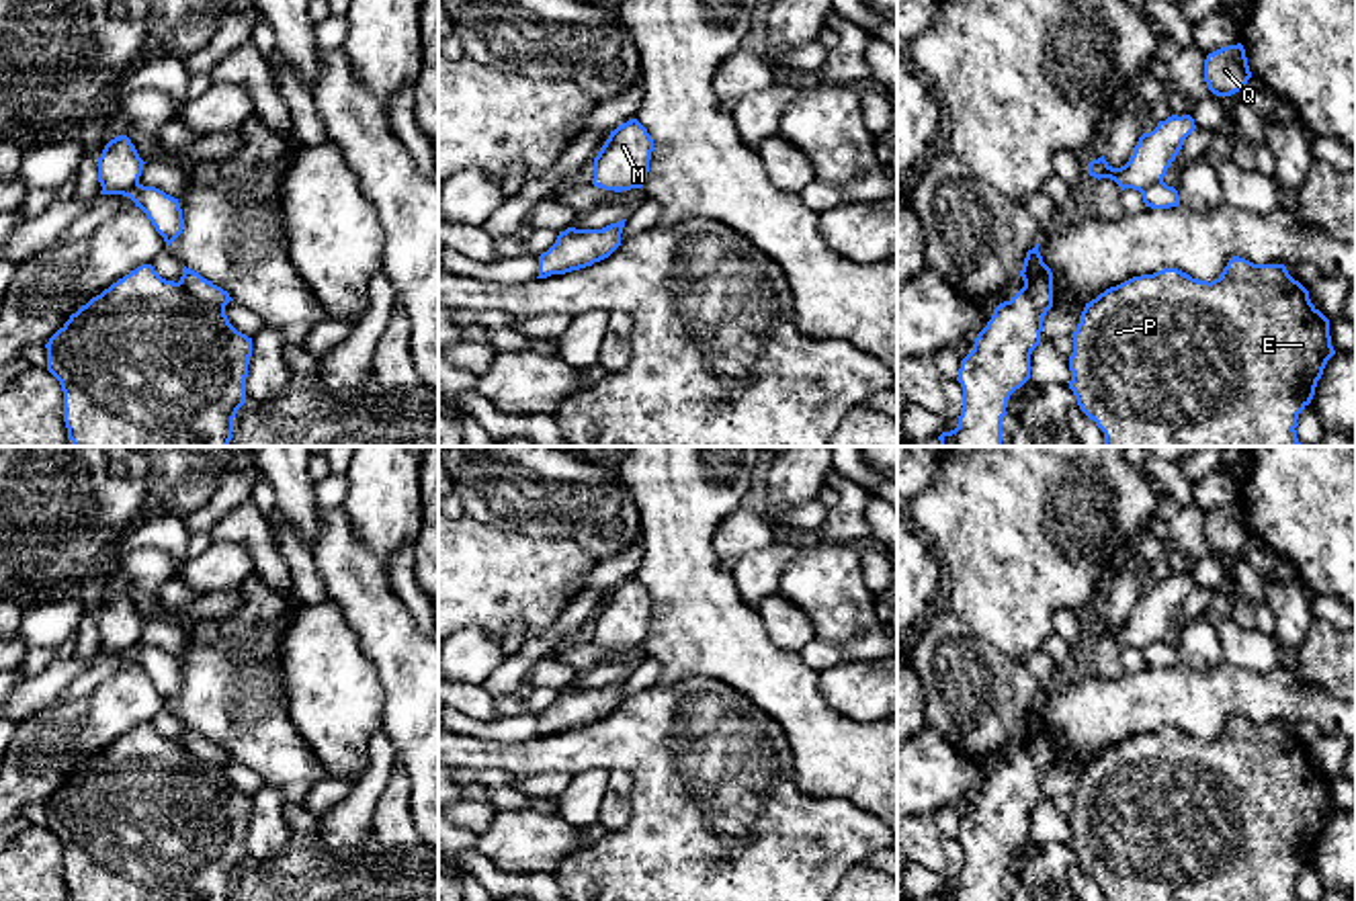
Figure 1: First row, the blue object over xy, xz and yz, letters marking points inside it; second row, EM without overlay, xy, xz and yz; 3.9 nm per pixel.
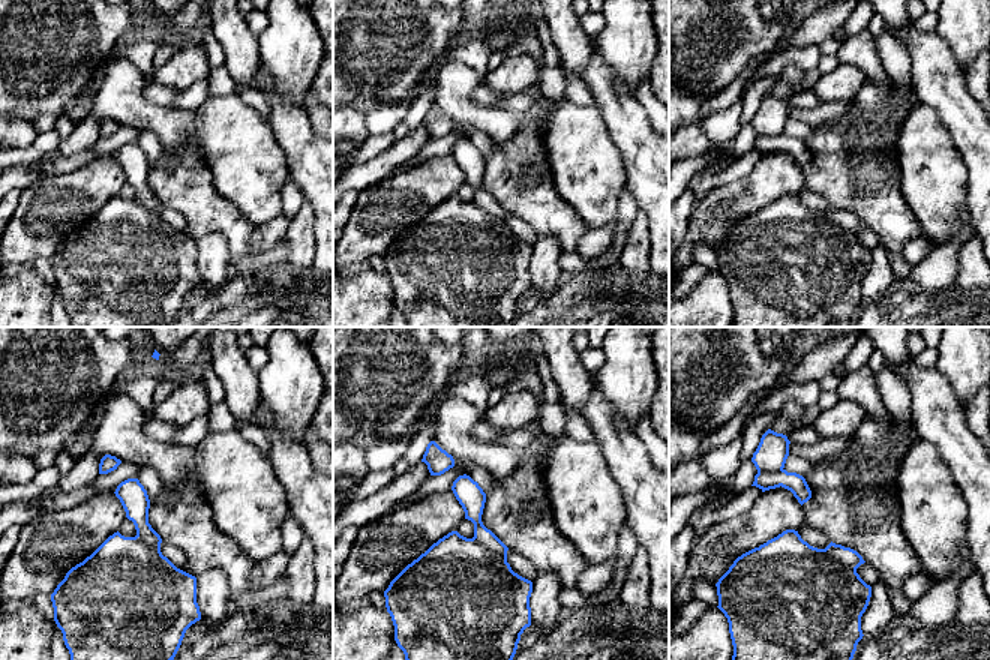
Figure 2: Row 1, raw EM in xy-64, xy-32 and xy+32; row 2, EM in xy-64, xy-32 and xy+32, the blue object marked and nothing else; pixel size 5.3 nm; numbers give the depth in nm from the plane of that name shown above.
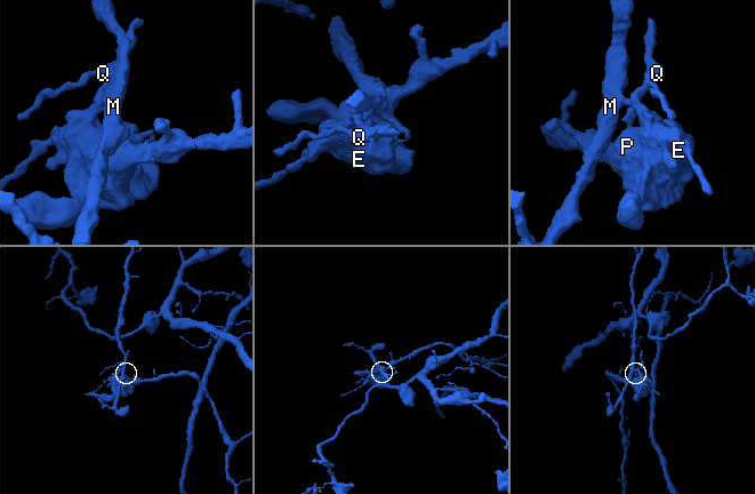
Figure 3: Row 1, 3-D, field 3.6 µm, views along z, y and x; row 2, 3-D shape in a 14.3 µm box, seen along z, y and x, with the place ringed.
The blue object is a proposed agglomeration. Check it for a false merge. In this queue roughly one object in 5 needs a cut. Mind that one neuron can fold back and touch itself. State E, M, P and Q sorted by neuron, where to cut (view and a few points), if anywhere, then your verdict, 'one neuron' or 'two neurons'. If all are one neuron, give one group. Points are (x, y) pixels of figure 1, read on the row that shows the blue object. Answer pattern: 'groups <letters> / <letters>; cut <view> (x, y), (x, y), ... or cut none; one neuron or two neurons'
groups E P / M Q; cut xy (138, 183), (115, 193); two neurons

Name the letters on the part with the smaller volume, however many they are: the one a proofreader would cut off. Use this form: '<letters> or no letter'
M, Q

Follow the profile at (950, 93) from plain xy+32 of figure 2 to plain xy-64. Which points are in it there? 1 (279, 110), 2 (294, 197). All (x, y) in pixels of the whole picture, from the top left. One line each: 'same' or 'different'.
1: same
2: different

